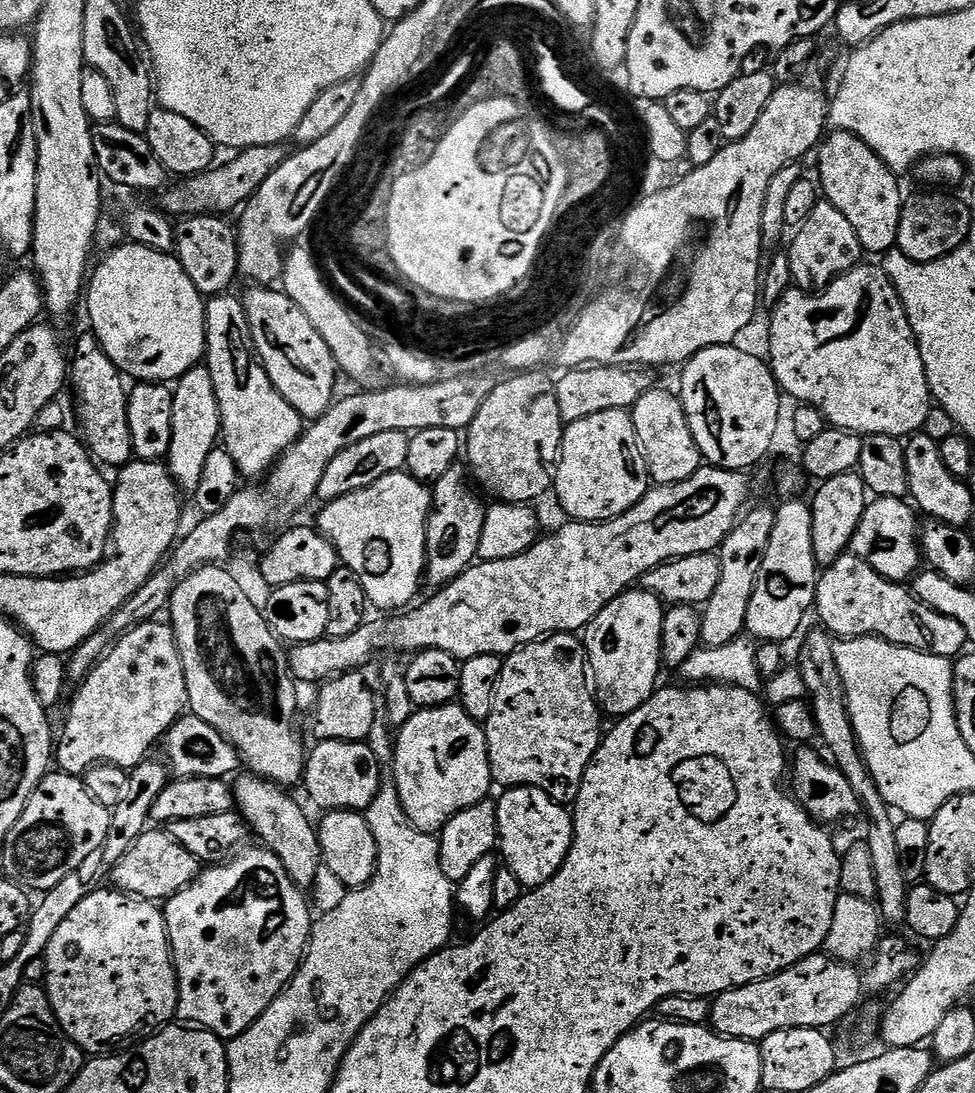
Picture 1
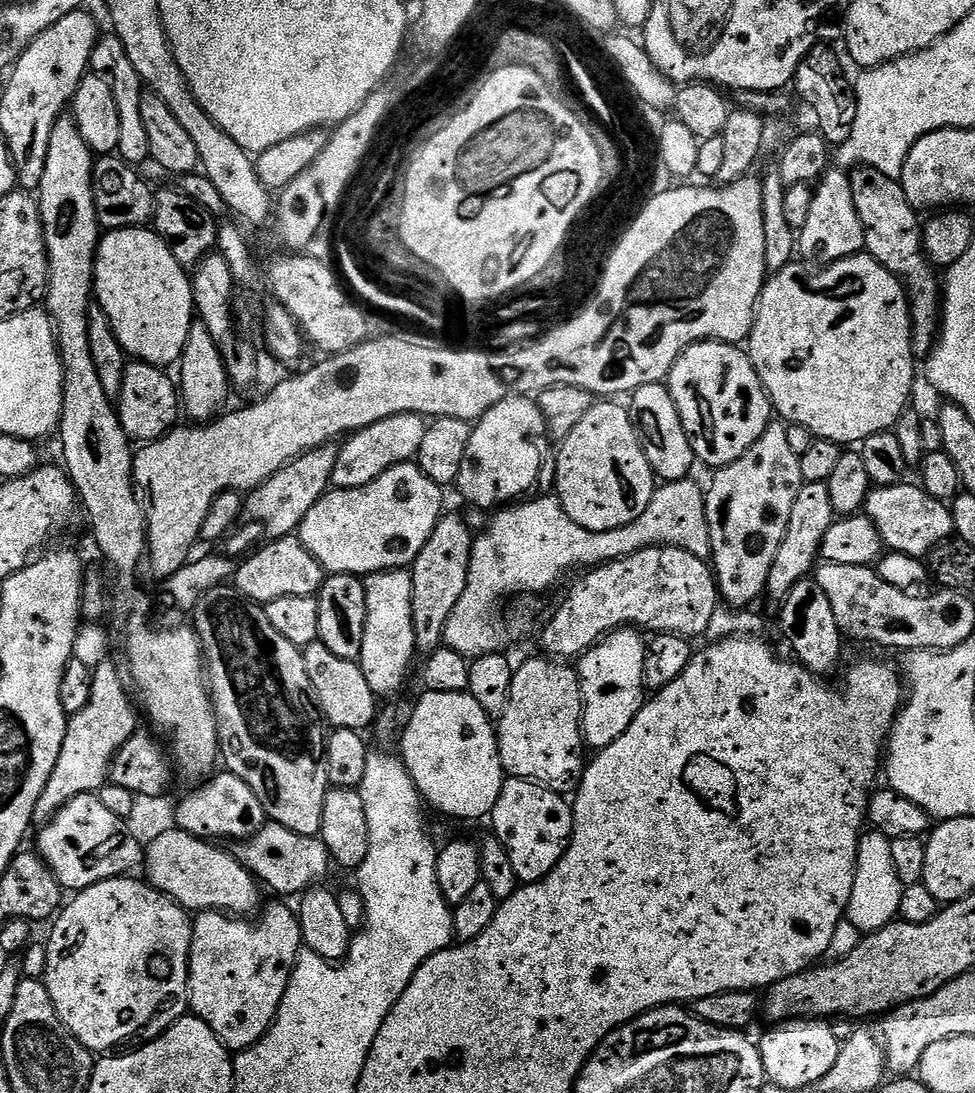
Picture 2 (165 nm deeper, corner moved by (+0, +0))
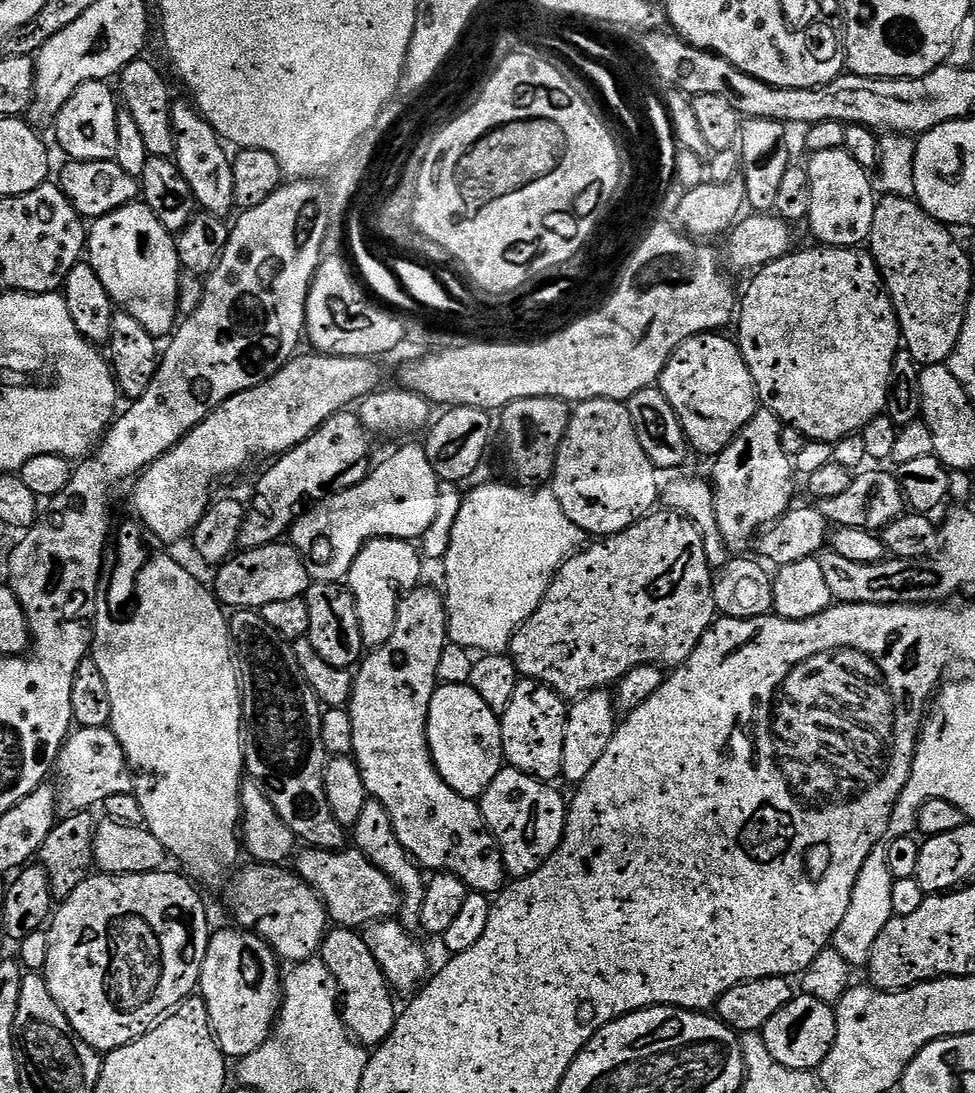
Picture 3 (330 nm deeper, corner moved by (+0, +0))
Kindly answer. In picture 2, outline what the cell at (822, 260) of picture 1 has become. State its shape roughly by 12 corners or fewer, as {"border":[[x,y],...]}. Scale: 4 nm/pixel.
{"border":[[847,171],[815,185],[798,252],[827,266],[865,251]]}

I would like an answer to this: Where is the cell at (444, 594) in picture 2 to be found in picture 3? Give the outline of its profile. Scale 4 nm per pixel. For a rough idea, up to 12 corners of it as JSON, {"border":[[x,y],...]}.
{"border":[[416,586],[347,710],[369,797],[421,869],[505,887],[477,801],[438,774],[428,711],[448,638]]}

